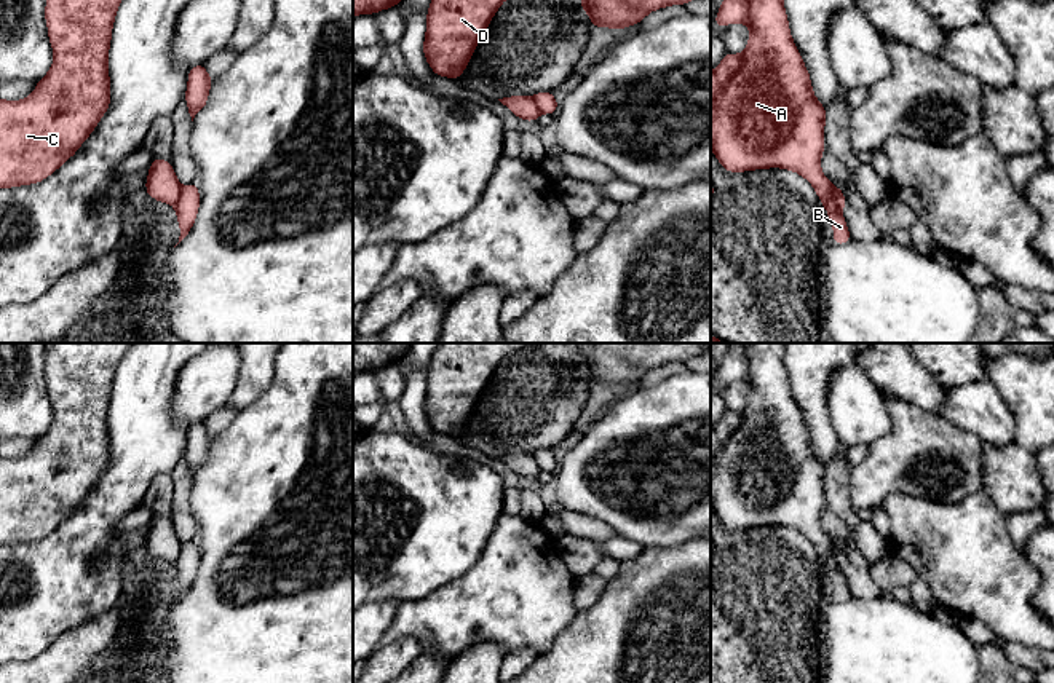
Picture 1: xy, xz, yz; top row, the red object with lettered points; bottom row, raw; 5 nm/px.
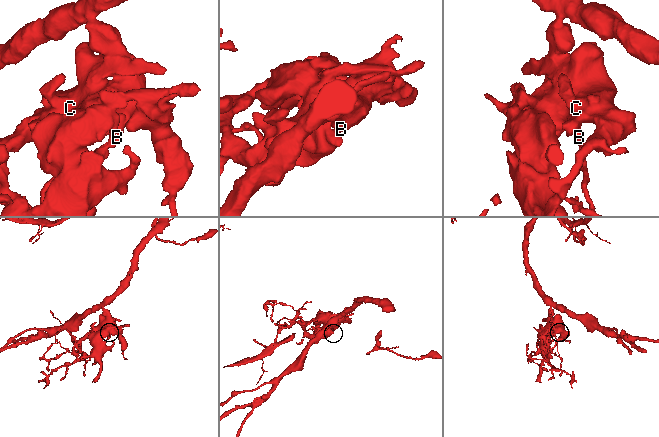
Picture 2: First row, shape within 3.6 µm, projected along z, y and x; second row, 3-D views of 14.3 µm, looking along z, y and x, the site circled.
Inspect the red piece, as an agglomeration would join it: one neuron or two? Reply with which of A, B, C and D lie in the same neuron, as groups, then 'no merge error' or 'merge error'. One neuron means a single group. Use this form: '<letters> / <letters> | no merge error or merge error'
A B / C D | merge error

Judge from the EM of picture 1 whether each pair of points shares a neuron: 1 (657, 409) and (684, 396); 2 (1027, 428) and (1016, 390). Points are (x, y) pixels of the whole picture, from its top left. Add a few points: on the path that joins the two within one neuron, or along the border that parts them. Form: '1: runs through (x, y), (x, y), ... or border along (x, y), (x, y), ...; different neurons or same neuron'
1: runs through (663, 409), (671, 409), (677, 402); same neuron
2: runs through (1027, 418), (1026, 399); same neuron

